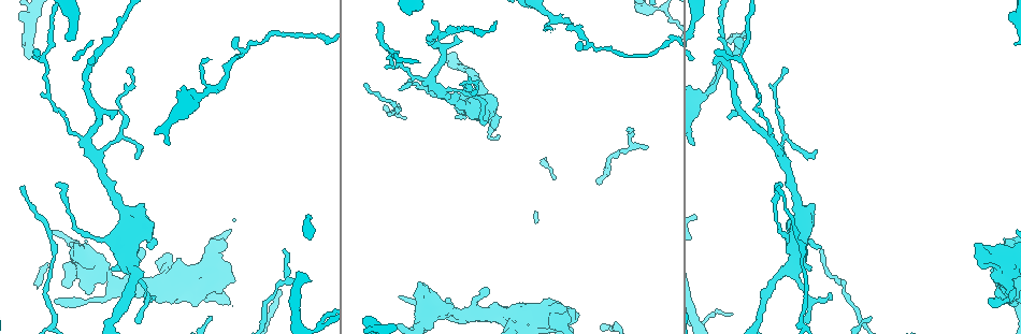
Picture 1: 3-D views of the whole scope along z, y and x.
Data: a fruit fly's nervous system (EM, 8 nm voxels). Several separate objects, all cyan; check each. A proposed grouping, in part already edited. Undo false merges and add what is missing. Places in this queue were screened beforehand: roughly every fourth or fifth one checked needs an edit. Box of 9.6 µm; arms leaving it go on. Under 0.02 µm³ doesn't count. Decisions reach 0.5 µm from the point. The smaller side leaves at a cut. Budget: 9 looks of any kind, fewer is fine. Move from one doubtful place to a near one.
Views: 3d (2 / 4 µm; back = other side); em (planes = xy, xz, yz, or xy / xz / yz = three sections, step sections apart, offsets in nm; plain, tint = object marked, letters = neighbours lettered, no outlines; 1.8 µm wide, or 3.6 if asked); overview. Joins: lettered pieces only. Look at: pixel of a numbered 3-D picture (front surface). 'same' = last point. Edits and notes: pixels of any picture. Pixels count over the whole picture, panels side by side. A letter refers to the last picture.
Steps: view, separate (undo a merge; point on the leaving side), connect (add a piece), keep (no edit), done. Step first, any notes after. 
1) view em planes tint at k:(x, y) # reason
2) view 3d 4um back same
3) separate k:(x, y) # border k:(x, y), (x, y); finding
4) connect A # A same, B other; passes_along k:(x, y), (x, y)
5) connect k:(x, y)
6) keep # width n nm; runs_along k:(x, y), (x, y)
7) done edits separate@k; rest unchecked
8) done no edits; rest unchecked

view 3d 2um at 1:(714, 59) # free end

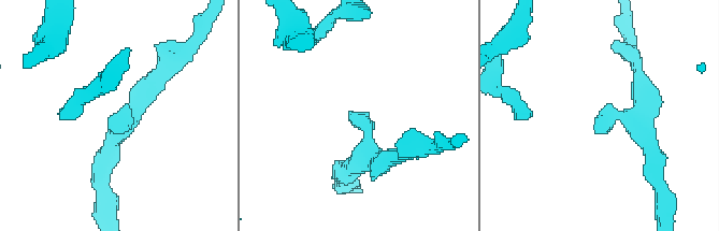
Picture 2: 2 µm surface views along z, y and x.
view em planes letters at 2:(350, 114) # now the EM

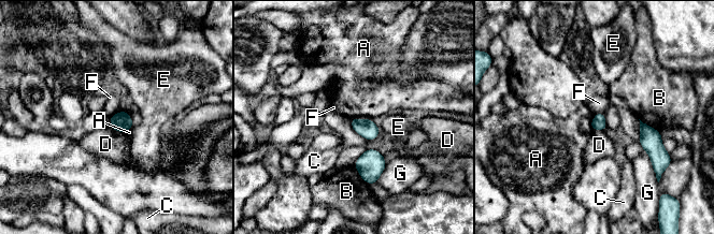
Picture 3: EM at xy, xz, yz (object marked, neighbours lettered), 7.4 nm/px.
keep # longest_contact B 190 nm; A other, B other, C other, D other, E other, F other, G other; border 3:(351, 117), (371, 119); none of them fits

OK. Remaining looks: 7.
view 3d 4um back at 1:(828, 298)

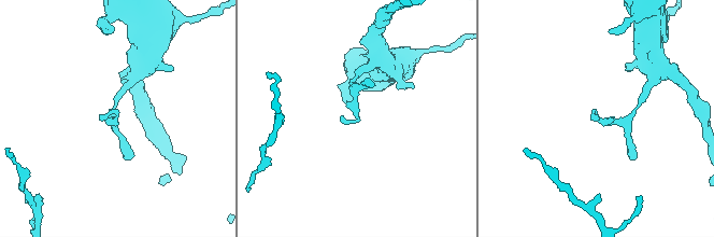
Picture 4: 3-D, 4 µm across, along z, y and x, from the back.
view em planes letters at 4:(595, 117) # need the tissue

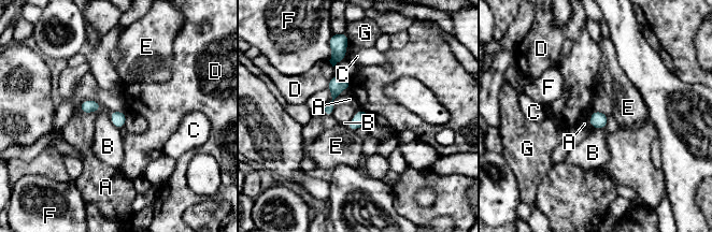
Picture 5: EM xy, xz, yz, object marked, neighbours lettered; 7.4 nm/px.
keep # width 100 nm; A other, B other, C other, D other, E other, F other, G other; border 5:(110, 111), (112, 124), (118, 129); no lettered piece goes on from it

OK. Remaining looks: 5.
view em planes letters at 1:(401, 296)

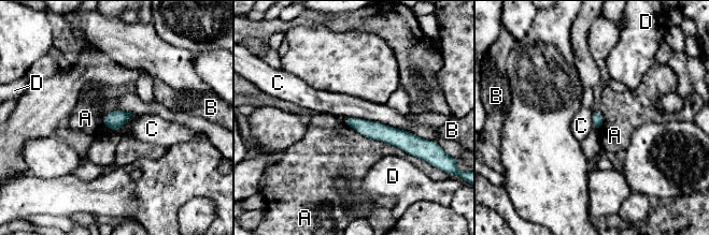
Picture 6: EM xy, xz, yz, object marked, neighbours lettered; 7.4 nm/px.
keep # width 90 nm; A other, B other, C other, D other; border 6:(344, 117), (376, 120), (426, 140); no lettered piece goes on from it

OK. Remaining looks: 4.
view em 3.6um planes plain at 1:(215, 275) # a fork

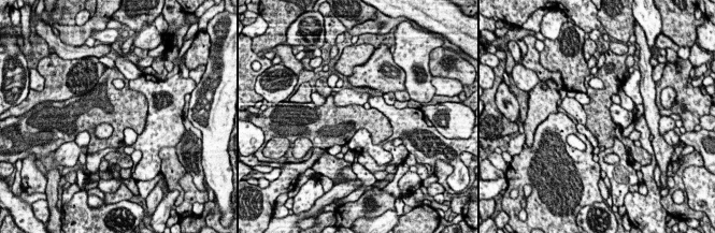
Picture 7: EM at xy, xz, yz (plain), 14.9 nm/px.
view em 3.6um planes tint same # where the object lies

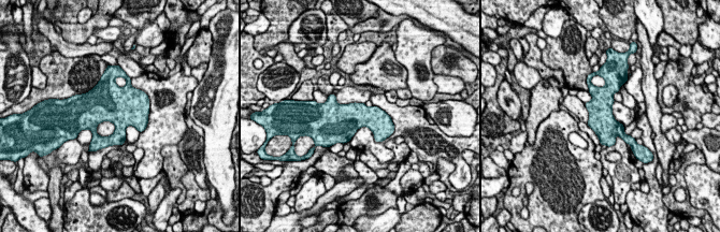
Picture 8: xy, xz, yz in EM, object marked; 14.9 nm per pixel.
view em 3.6um planes letters same

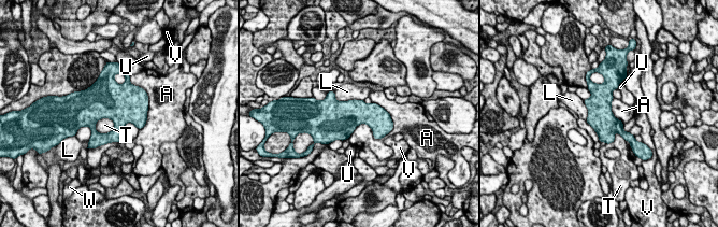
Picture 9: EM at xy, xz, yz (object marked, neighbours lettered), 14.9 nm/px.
keep # width 380 nm; A other, L other, T other, U other, V other, W other; border 9:(114, 122), (100, 118), (94, 127); continuous, no second neuron

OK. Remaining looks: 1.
done no edits; rest unchecked

